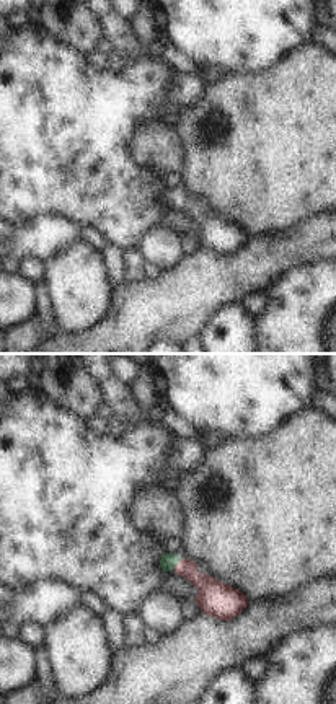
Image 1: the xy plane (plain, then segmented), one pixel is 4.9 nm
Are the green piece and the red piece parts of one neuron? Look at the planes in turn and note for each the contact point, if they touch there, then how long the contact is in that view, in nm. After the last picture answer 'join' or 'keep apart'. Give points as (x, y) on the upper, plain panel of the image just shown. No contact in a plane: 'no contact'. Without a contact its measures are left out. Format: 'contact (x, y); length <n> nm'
contact (176, 199); length 60 nm

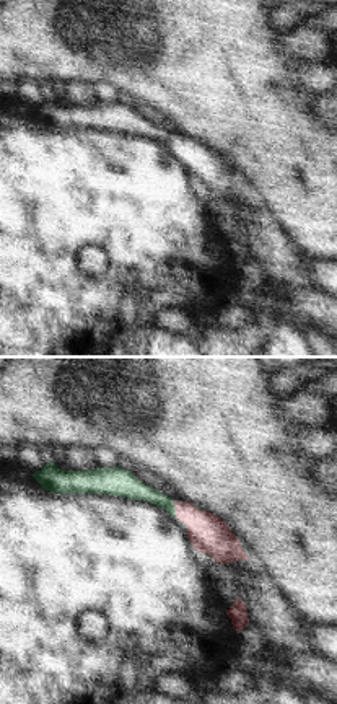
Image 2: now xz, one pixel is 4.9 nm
contact (175, 144); length 70 nm

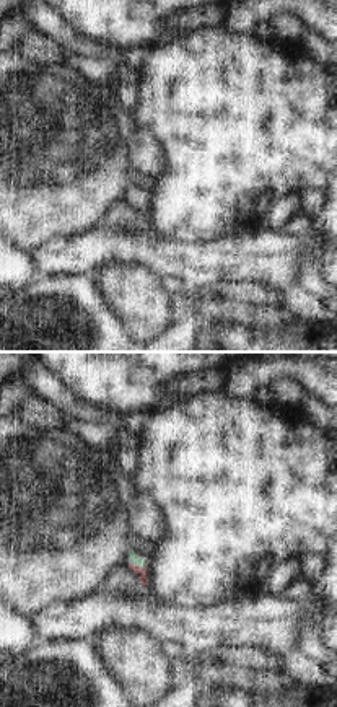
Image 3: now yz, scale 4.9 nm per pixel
contact (139, 201); length 70 nm

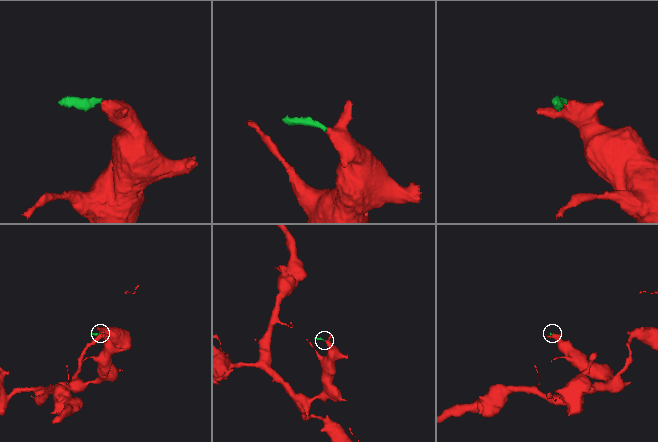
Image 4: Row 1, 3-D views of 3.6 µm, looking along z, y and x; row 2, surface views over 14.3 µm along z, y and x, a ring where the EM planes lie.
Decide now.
join

